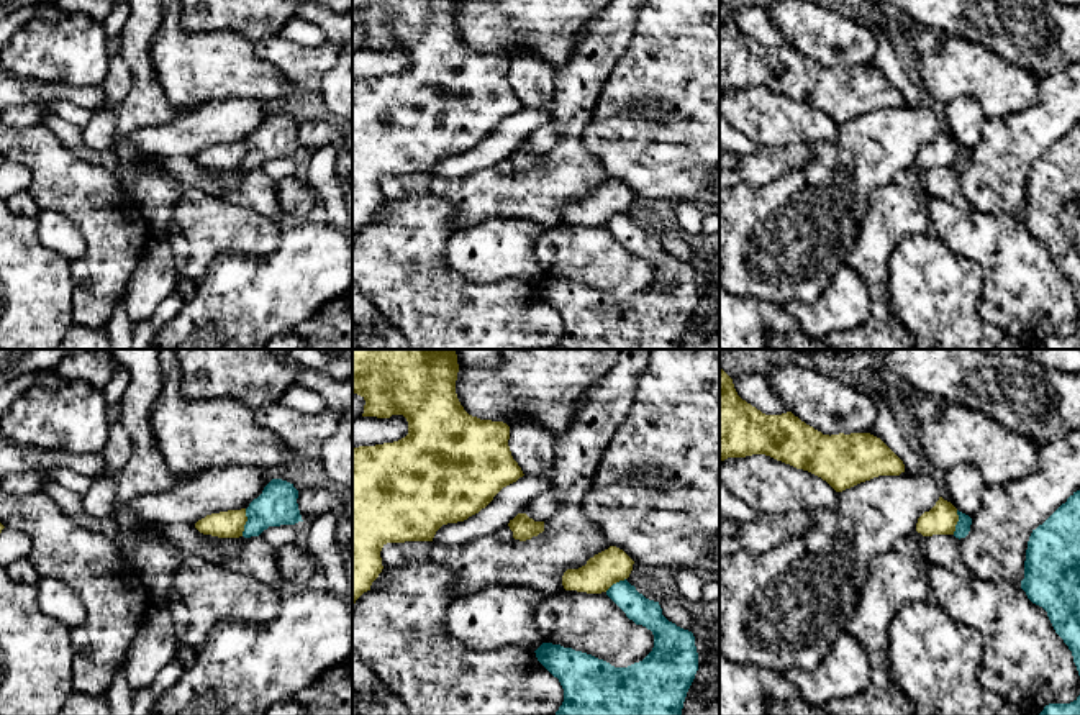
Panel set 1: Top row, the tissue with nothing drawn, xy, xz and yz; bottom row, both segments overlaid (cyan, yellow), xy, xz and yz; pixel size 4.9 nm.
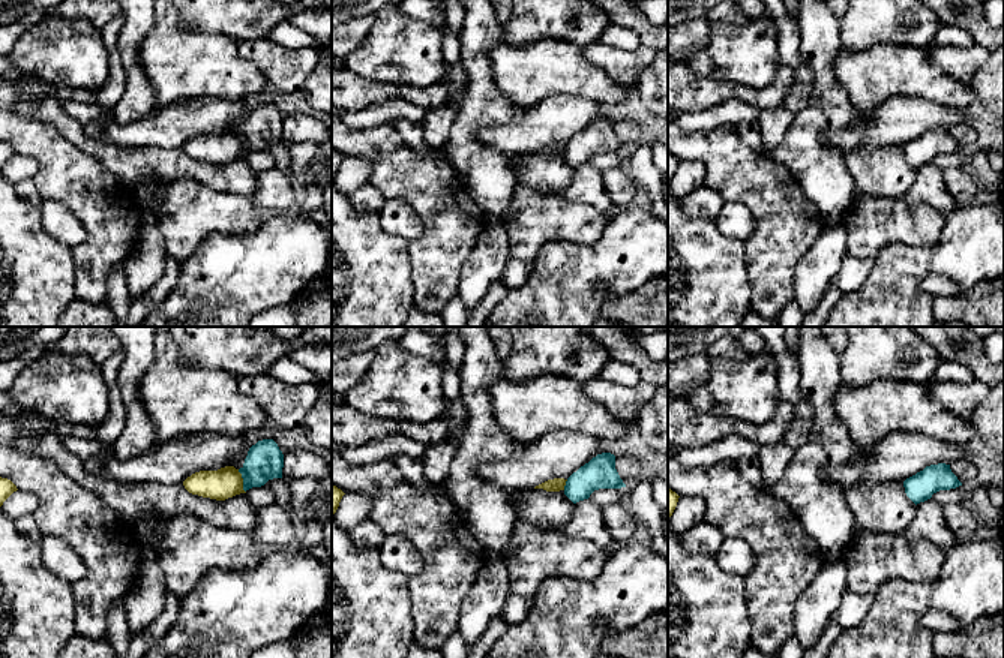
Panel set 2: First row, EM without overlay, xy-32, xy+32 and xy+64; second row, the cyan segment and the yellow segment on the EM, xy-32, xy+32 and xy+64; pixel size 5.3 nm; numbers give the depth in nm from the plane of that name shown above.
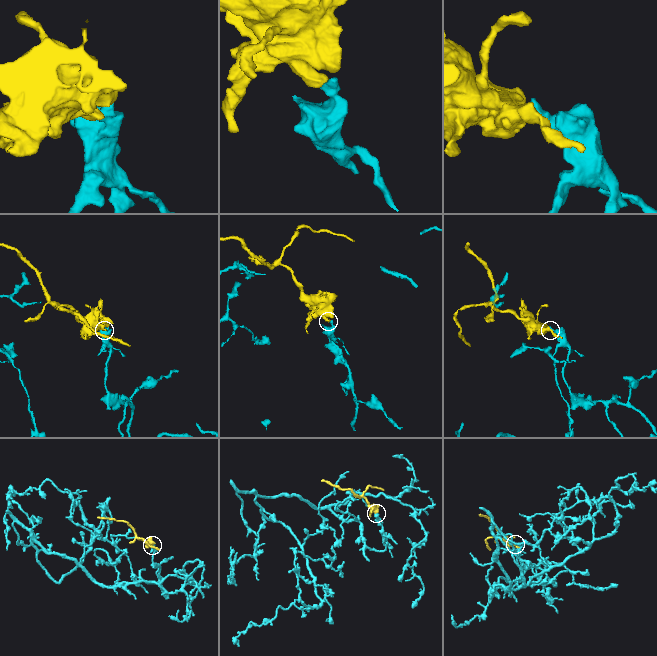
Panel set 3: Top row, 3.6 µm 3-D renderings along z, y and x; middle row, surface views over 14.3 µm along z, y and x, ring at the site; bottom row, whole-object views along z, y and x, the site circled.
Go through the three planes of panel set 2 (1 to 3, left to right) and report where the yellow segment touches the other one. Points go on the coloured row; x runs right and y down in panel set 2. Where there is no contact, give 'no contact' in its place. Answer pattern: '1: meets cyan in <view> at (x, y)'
1: meets cyan in xy-32 at (243, 481)
2: meets cyan in xy+32 at (566, 484)
3: no contact

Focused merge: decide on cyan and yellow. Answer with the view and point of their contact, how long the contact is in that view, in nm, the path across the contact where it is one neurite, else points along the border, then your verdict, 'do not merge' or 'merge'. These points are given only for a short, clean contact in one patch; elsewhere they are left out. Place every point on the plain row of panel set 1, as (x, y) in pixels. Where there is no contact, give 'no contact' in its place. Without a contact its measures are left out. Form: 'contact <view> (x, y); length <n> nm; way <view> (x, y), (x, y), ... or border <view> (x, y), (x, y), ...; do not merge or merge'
contact xy (246, 154); length 140 nm; border xy (246, 141), (246, 156), (241, 168); do not merge

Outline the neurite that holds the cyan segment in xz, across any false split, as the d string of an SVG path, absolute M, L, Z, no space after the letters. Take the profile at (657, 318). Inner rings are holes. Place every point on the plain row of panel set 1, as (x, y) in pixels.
M626 212L606 228L629 253L652 264L654 280L642 294L615 300L592 287L542 276L536 290L564 321L556 348L680 349L698 303L693 266L669 254L659 235L646 231Z

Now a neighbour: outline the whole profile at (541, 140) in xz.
M549 121L531 131L520 143L520 146L526 146L534 154L546 154L554 148L557 141L559 141L557 125L554 121Z

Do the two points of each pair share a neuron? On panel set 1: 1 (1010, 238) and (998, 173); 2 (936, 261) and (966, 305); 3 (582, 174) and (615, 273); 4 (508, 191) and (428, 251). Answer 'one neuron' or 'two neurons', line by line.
1: two neurons
2: one neuron
3: two neurons
4: two neurons

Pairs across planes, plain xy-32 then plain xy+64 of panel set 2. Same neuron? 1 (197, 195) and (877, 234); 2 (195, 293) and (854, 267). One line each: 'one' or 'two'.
1: one
2: two

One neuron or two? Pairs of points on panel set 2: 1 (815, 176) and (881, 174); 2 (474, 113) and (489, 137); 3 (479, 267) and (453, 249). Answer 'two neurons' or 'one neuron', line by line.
1: two neurons
2: two neurons
3: two neurons

